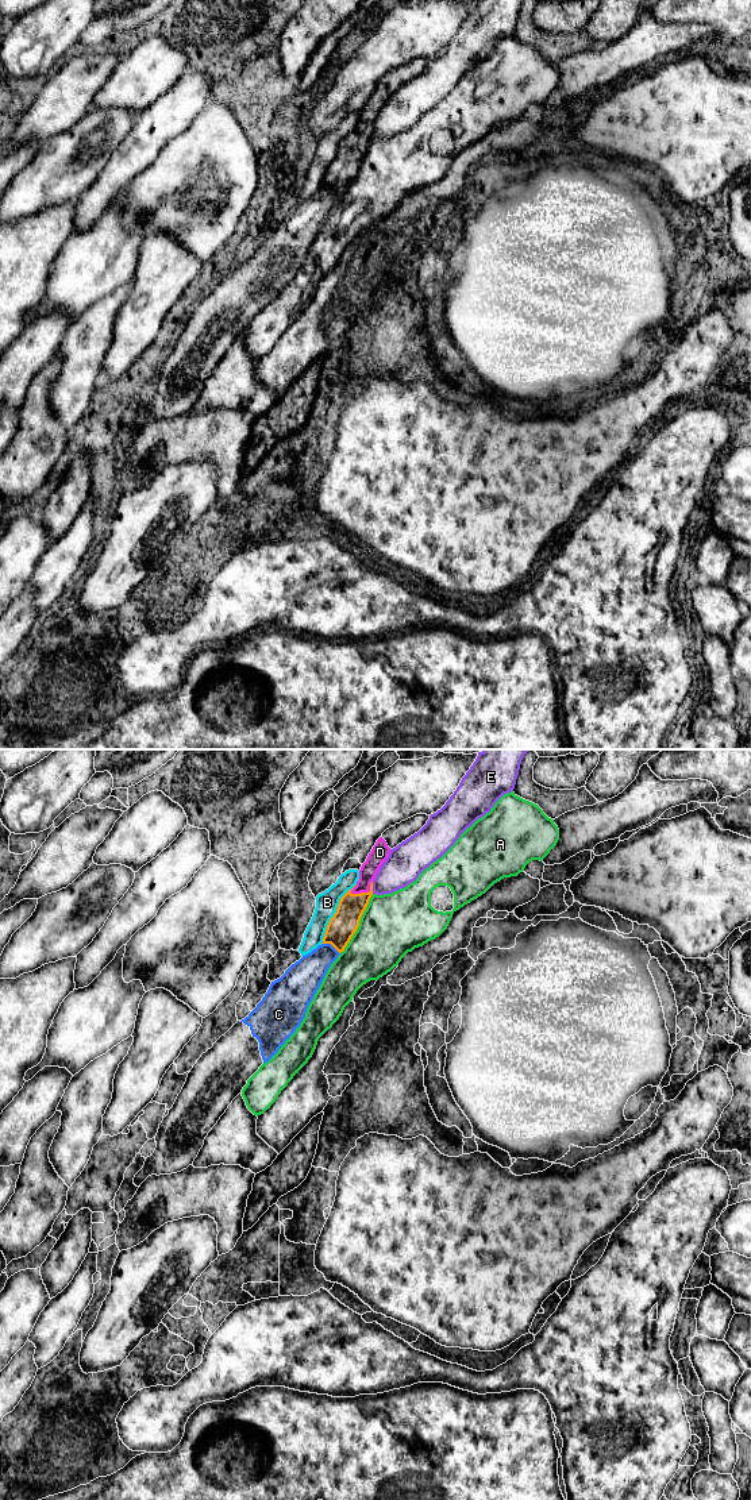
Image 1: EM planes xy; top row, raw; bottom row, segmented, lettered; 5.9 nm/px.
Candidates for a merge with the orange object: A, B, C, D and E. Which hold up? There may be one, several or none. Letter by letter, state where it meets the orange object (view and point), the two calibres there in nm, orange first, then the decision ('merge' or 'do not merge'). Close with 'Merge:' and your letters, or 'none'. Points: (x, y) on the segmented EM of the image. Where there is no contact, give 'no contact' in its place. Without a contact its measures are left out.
A: contact xy (358, 924); calibres 160 and 380 nm; do not merge
B: contact xy (335, 913); calibres 160 and 130 nm; do not merge
C: contact xy (331, 944); calibres 160 and 200 nm; do not merge
D: contact xy (364, 893); calibres 160 and 100 nm; merge
E: contact xy (372, 887); calibres 160 and 220 nm; do not merge
Merge: D

